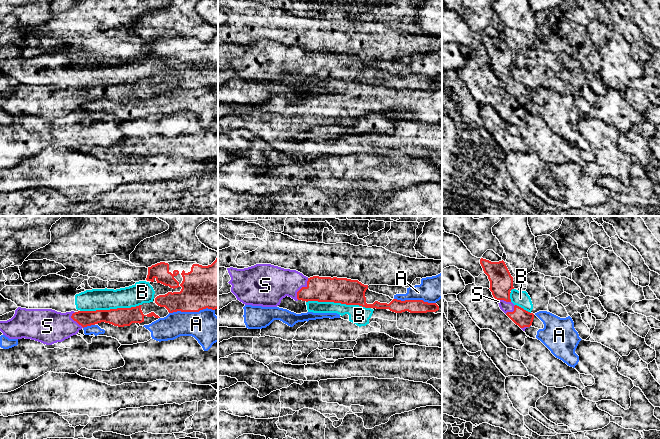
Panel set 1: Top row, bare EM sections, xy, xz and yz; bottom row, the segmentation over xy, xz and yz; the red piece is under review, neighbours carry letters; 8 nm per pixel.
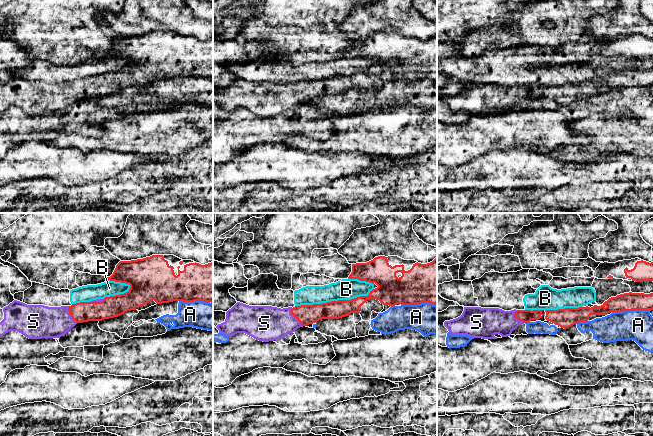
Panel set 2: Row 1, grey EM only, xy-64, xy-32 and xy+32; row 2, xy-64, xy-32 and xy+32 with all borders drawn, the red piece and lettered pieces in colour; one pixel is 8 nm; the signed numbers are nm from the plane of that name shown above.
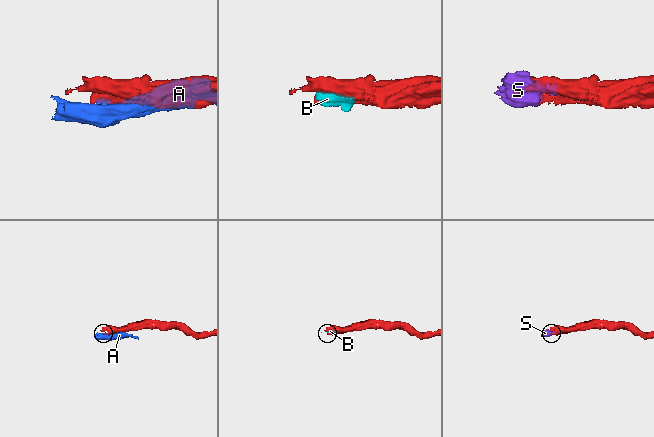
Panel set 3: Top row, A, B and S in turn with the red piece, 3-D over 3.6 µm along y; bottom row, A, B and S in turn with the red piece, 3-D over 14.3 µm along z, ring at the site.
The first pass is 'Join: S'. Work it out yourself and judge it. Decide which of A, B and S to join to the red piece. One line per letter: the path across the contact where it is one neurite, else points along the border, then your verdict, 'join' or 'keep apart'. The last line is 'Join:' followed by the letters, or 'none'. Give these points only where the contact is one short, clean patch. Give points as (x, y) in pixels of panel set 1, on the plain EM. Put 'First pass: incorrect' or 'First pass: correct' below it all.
A: along xy (214, 85), (203, 84), (198, 87), (173, 87), (169, 89) | keep apart
B: keep apart
S: join
Join: S
First pass: correct

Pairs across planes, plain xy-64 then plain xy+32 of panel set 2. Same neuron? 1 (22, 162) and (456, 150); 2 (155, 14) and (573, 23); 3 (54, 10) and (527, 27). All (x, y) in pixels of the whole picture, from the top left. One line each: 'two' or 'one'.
1: two
2: two
3: one

